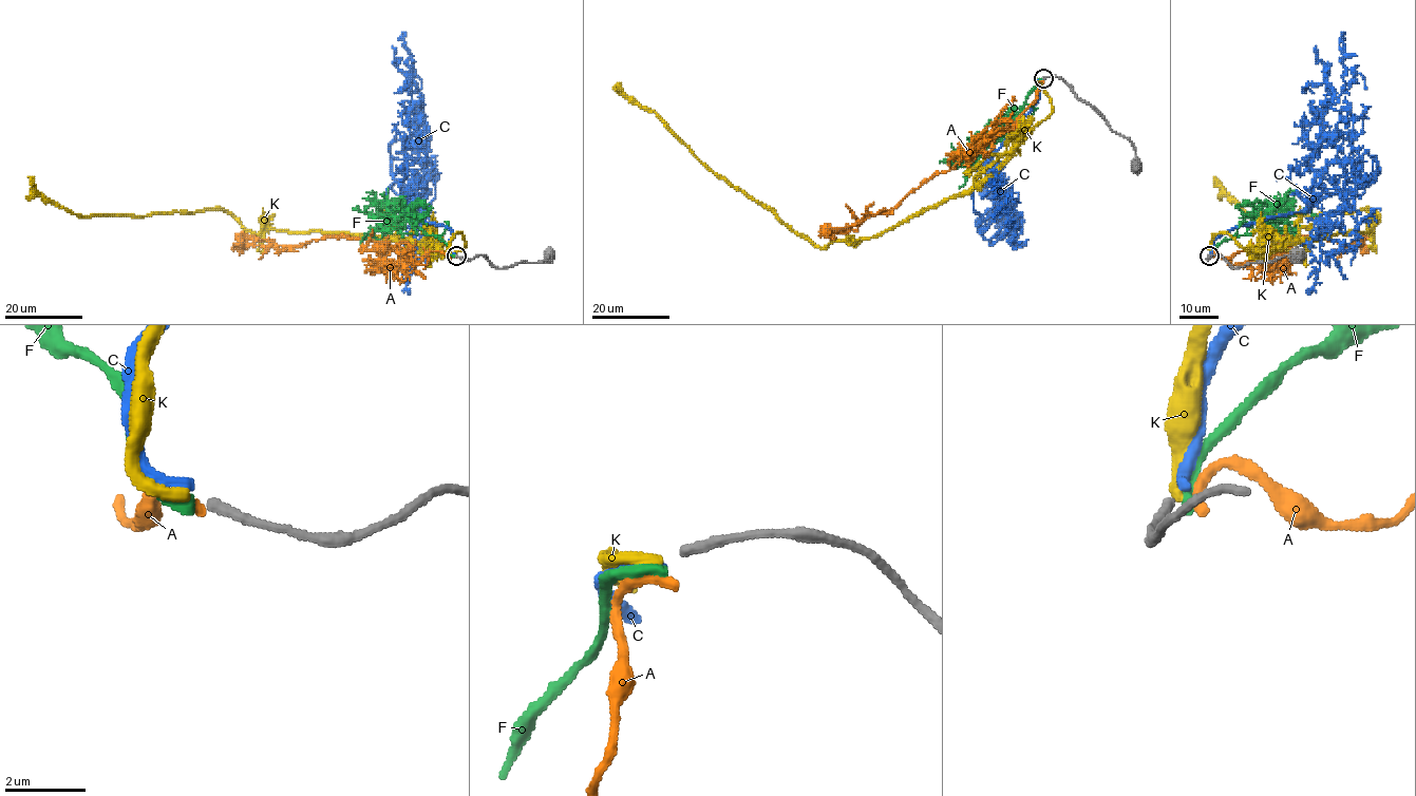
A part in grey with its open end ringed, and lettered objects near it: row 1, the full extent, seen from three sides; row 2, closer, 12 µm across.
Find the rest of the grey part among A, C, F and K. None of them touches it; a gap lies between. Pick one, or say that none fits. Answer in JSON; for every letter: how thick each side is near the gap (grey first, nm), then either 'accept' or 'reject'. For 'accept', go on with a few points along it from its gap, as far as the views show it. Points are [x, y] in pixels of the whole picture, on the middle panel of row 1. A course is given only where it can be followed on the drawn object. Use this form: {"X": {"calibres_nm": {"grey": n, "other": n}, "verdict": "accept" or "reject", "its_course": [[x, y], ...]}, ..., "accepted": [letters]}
{"A": {"calibres_nm": {"grey": 260, "other": 280}, "verdict": "reject"}, "C": {"calibres_nm": {"grey": 260, "other": 280}, "verdict": "reject"}, "F": {"calibres_nm": {"grey": 260, "other": 340}, "verdict": "reject"}, "K": {"calibres_nm": {"grey": 260, "other": 280}, "verdict": "reject"}, "accepted": []}

